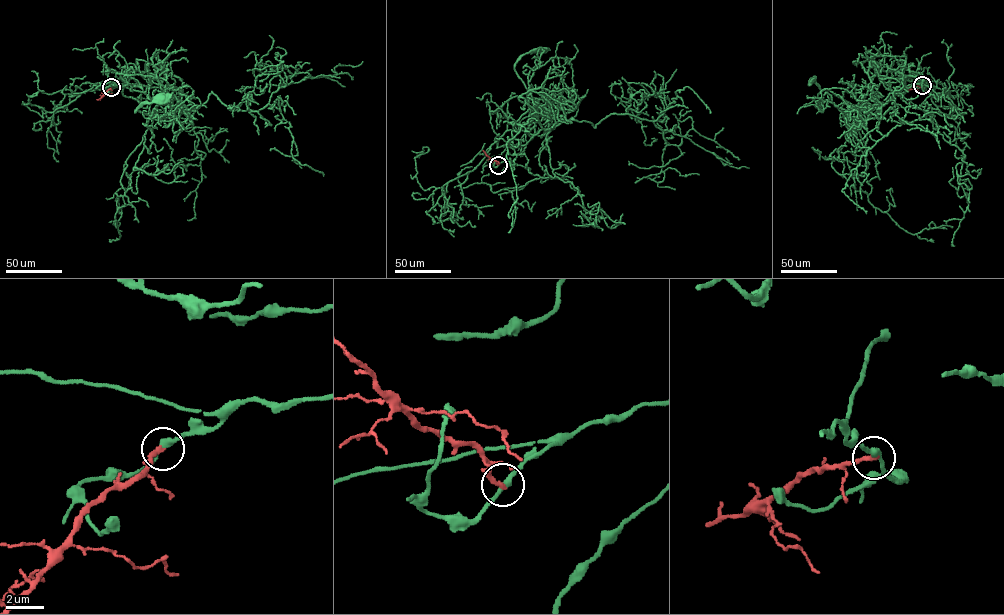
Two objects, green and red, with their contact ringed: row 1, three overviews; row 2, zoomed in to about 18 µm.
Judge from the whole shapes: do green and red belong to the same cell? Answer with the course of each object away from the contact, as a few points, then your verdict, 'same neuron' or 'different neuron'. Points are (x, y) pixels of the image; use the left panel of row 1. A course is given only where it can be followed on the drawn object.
course green (111, 87), (160, 87), (153, 75), (157, 78), (165, 96), (153, 119), (157, 116), (135, 110), (161, 97); course red (111, 87), (96, 99); different neuron

